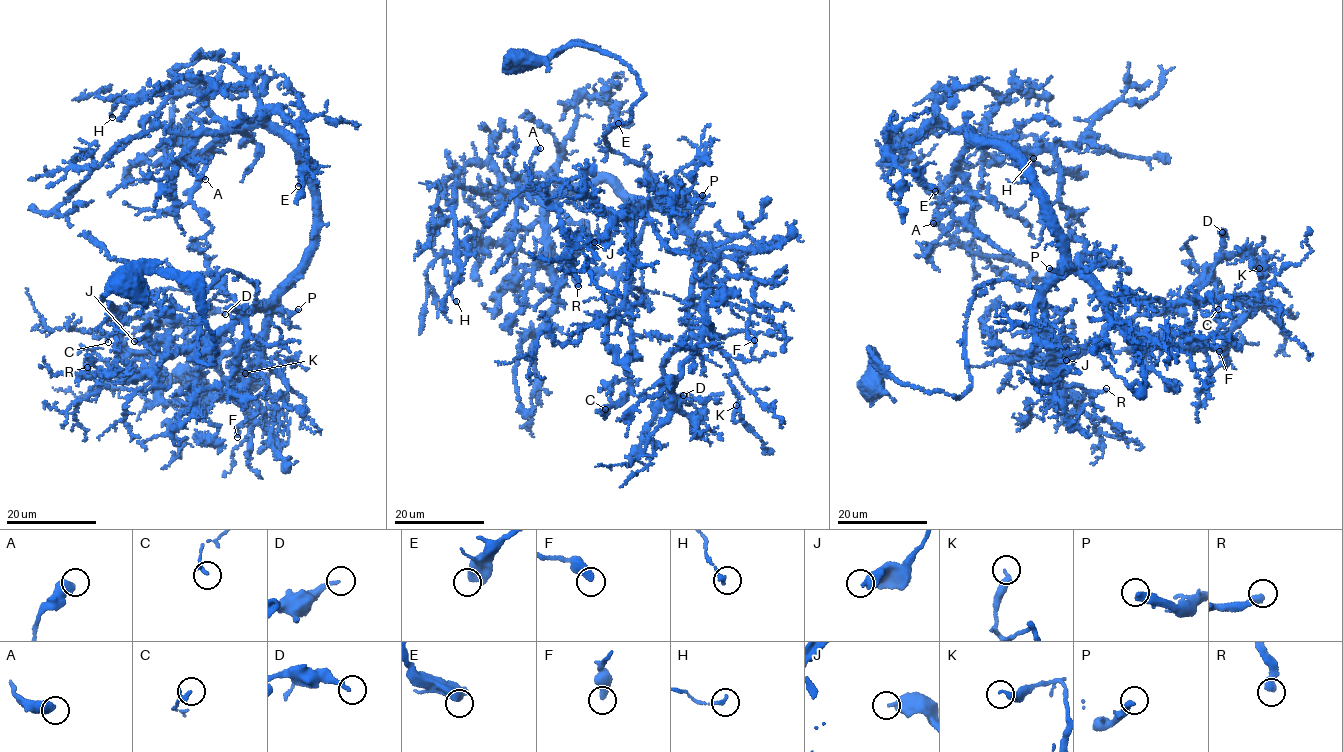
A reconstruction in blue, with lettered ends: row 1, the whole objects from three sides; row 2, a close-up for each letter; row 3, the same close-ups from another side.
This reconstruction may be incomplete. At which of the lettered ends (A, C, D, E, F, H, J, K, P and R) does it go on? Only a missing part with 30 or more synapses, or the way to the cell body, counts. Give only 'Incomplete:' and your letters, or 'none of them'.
Incomplete: P

